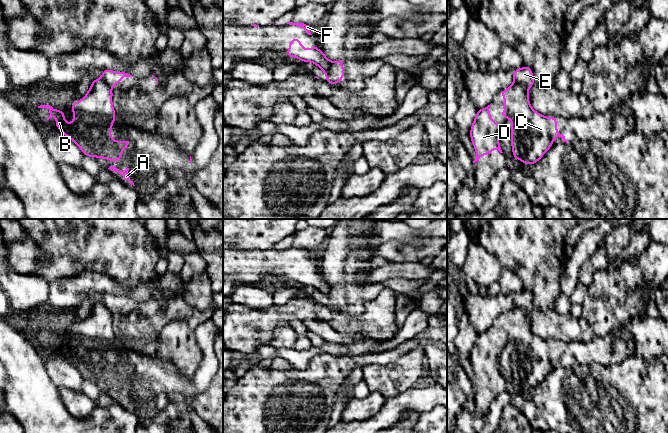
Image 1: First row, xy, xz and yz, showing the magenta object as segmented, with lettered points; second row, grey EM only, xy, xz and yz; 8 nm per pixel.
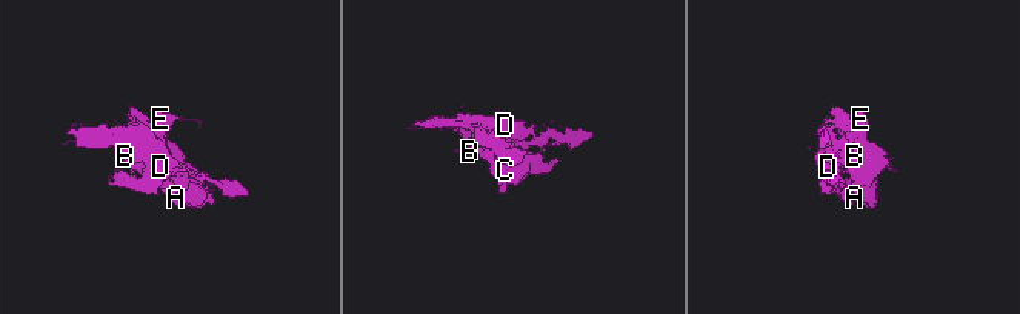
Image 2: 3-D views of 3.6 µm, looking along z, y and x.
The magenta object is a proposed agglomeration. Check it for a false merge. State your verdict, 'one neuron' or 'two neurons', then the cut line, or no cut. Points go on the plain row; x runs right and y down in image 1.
two neurons | yz (514, 306), (523, 311), (527, 321)

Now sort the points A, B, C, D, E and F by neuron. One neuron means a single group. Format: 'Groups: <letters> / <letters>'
Groups: A B C D F / E

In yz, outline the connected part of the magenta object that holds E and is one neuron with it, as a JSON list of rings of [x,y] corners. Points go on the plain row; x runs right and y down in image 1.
[[[524,289],[520,293],[513,294],[514,307],[520,308],[524,311],[527,321],[529,321],[528,314],[531,310],[535,309],[533,304],[533,295],[530,291]]]

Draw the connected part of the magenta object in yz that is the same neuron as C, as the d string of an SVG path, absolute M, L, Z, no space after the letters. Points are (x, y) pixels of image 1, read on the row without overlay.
M513 307L508 312L502 314L500 319L505 323L504 330L506 333L499 340L506 341L512 345L510 359L512 361L513 383L520 383L523 389L534 389L554 369L553 364L556 361L561 361L567 367L565 360L557 356L557 341L545 341L536 336L531 331L522 309Z

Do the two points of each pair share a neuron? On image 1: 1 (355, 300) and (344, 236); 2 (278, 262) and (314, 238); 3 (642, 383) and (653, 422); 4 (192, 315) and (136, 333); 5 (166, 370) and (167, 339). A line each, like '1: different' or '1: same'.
1: same
2: different
3: same
4: same
5: different

